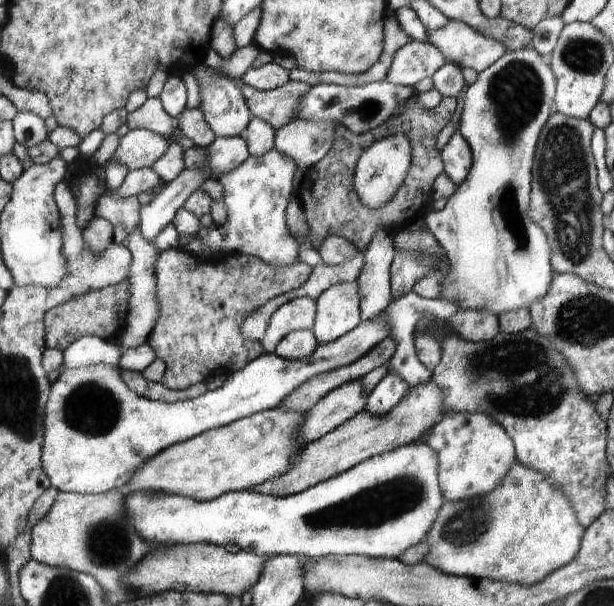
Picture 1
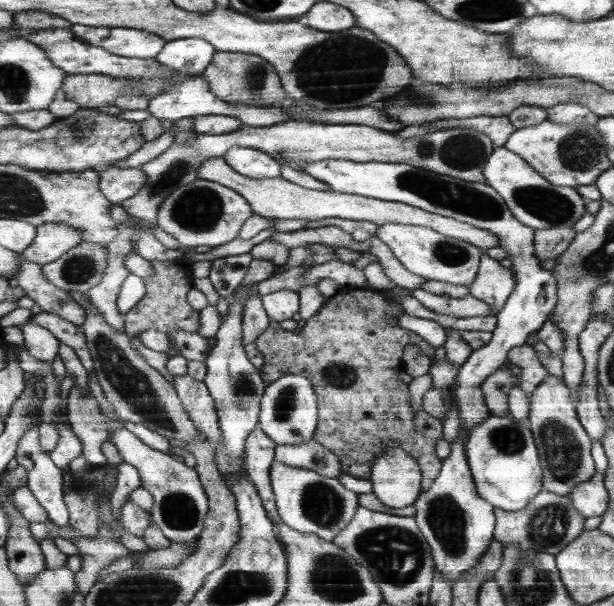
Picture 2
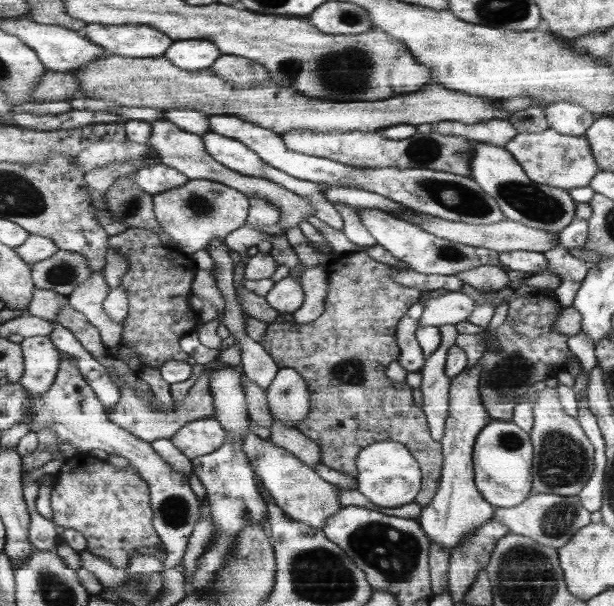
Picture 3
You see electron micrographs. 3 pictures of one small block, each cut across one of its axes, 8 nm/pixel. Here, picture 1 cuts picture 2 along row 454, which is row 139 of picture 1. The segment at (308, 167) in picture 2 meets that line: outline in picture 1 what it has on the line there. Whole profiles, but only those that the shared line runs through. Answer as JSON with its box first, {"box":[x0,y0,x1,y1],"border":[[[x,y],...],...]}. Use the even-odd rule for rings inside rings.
{"box":[442,132,474,186],"border":[[[456,132],[443,147],[442,157],[444,172],[452,179],[452,182],[460,186],[467,180],[471,166],[474,164],[474,154],[472,154],[470,143],[463,134]]]}

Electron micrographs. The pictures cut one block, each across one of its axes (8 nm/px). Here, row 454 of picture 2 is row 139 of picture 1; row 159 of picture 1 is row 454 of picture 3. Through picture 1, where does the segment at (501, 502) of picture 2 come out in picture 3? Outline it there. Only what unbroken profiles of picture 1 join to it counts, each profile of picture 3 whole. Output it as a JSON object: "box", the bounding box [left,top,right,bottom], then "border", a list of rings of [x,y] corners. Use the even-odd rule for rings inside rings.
{"box":[475,419,534,508],"border":[[[492,419],[480,431],[475,442],[475,484],[482,495],[496,508],[518,506],[534,492],[534,445],[530,434],[514,420]]]}

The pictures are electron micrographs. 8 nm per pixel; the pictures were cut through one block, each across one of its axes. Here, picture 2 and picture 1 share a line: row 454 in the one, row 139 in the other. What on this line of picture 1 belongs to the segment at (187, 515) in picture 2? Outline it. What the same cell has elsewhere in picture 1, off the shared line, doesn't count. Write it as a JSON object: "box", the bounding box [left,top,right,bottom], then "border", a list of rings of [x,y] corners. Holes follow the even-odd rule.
{"box":[107,129,172,169],"border":[[[148,129],[130,130],[107,165],[122,161],[132,169],[153,167],[170,150],[172,138]]]}

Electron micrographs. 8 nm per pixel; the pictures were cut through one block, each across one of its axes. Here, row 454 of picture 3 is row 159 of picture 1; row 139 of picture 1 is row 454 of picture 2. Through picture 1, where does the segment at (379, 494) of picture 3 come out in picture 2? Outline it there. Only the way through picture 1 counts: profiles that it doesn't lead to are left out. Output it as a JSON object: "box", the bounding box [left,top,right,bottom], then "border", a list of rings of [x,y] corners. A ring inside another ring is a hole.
{"box":[370,448,422,509],"border":[[[388,448],[374,460],[370,481],[378,505],[405,509],[422,494],[422,468],[400,448]]]}

